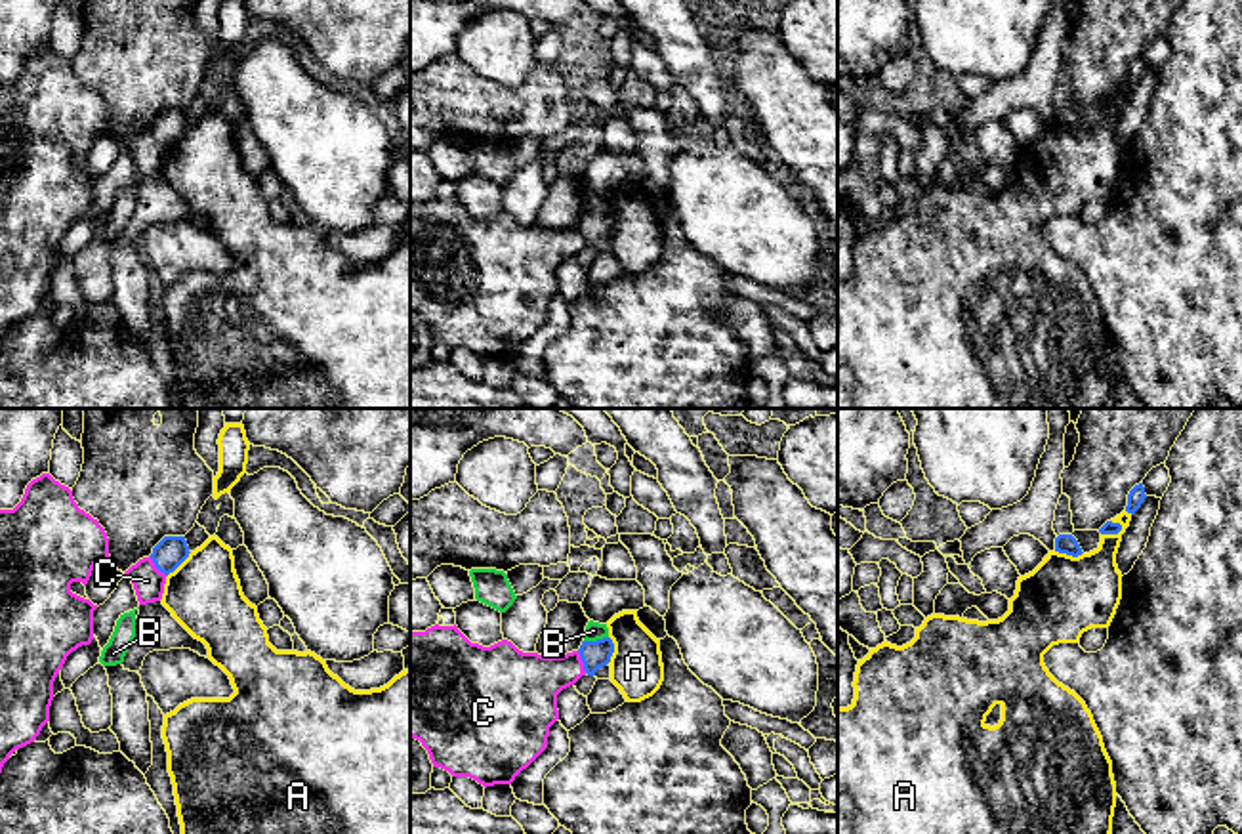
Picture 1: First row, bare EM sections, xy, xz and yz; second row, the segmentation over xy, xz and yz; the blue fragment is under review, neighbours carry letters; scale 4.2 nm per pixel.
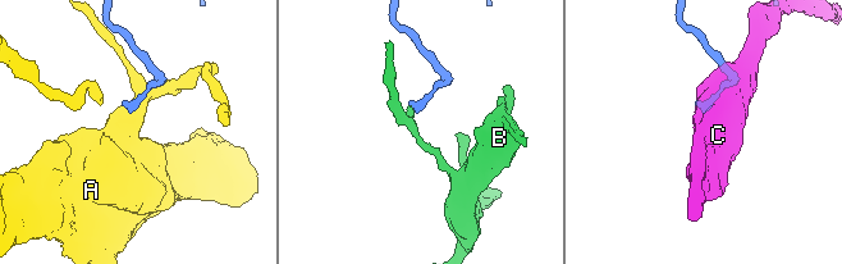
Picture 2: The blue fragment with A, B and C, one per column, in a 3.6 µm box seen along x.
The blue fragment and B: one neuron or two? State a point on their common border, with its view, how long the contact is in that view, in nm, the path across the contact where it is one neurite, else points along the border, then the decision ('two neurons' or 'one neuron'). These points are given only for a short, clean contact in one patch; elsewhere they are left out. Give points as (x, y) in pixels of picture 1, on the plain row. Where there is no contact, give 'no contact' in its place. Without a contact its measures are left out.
meets blue in xz at (596, 214); contact 110 nm long; border along xz (607, 208), (584, 214); two neurons

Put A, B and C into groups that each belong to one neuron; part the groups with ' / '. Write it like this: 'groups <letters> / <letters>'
groups A / B / C

